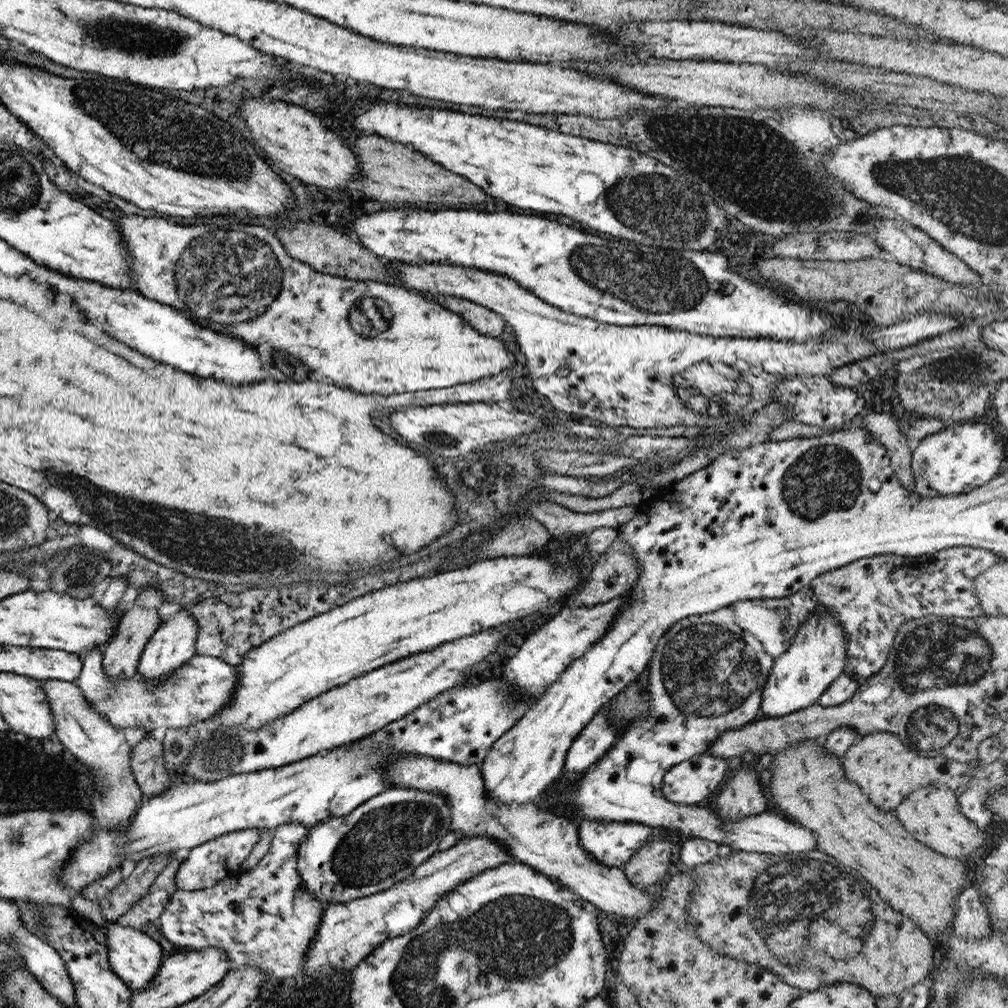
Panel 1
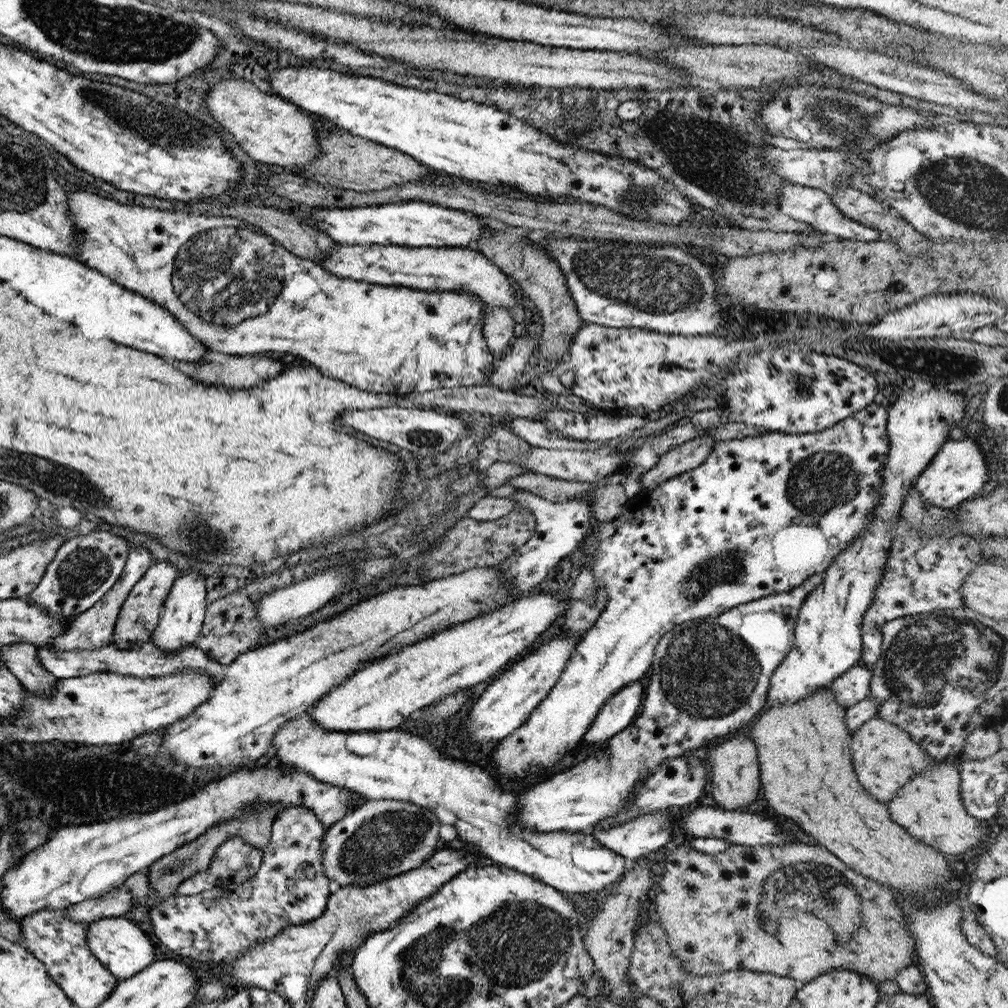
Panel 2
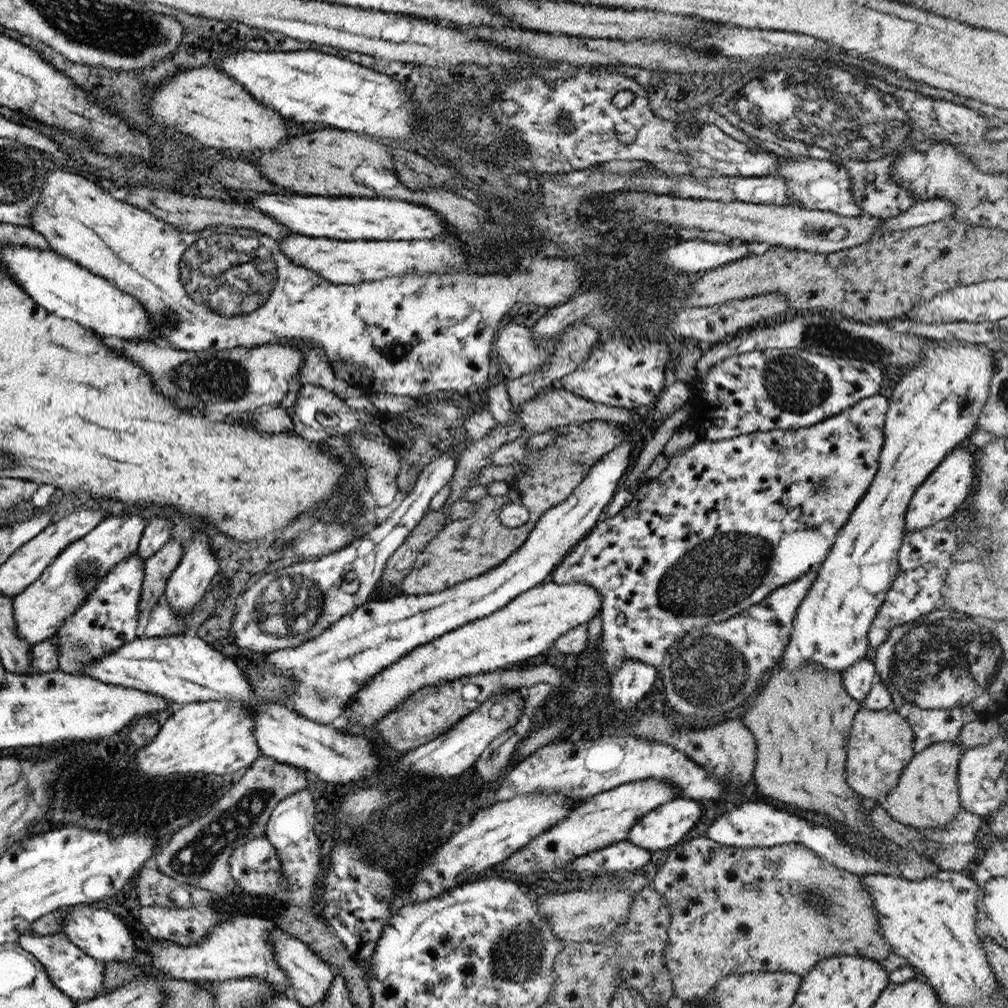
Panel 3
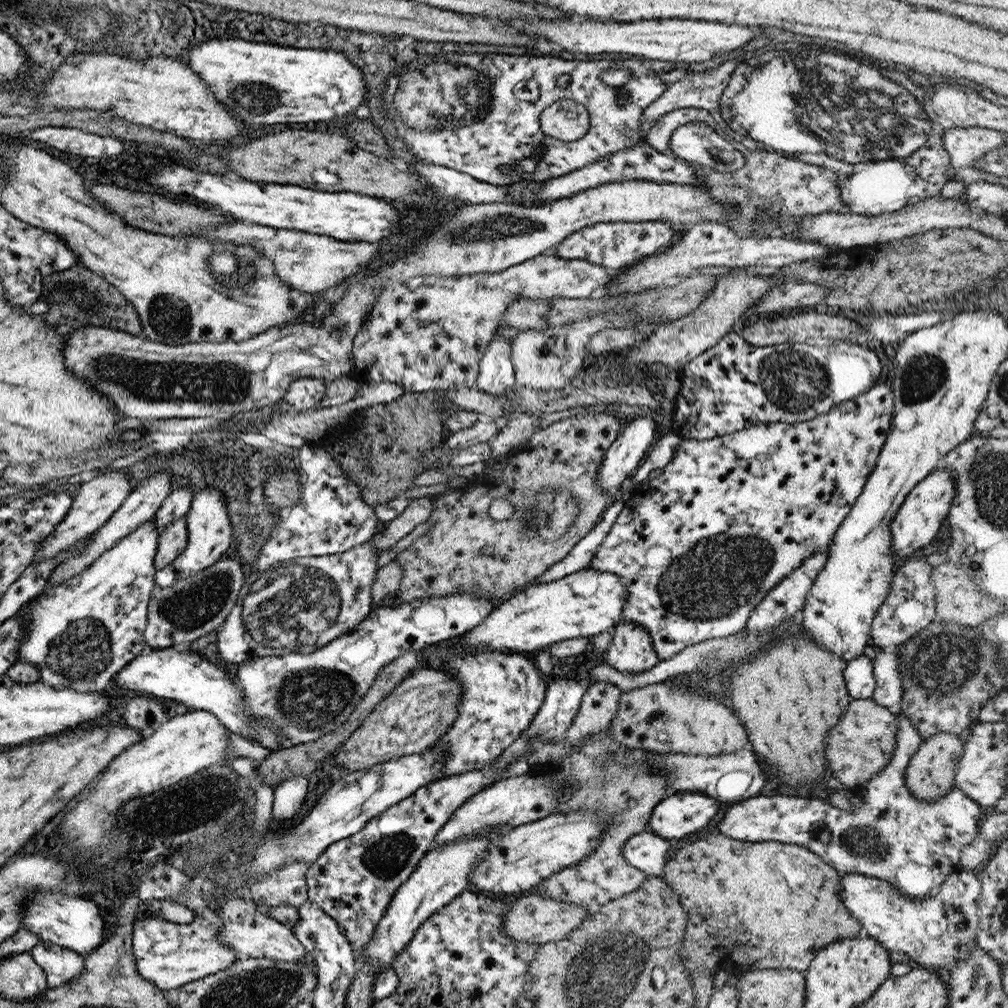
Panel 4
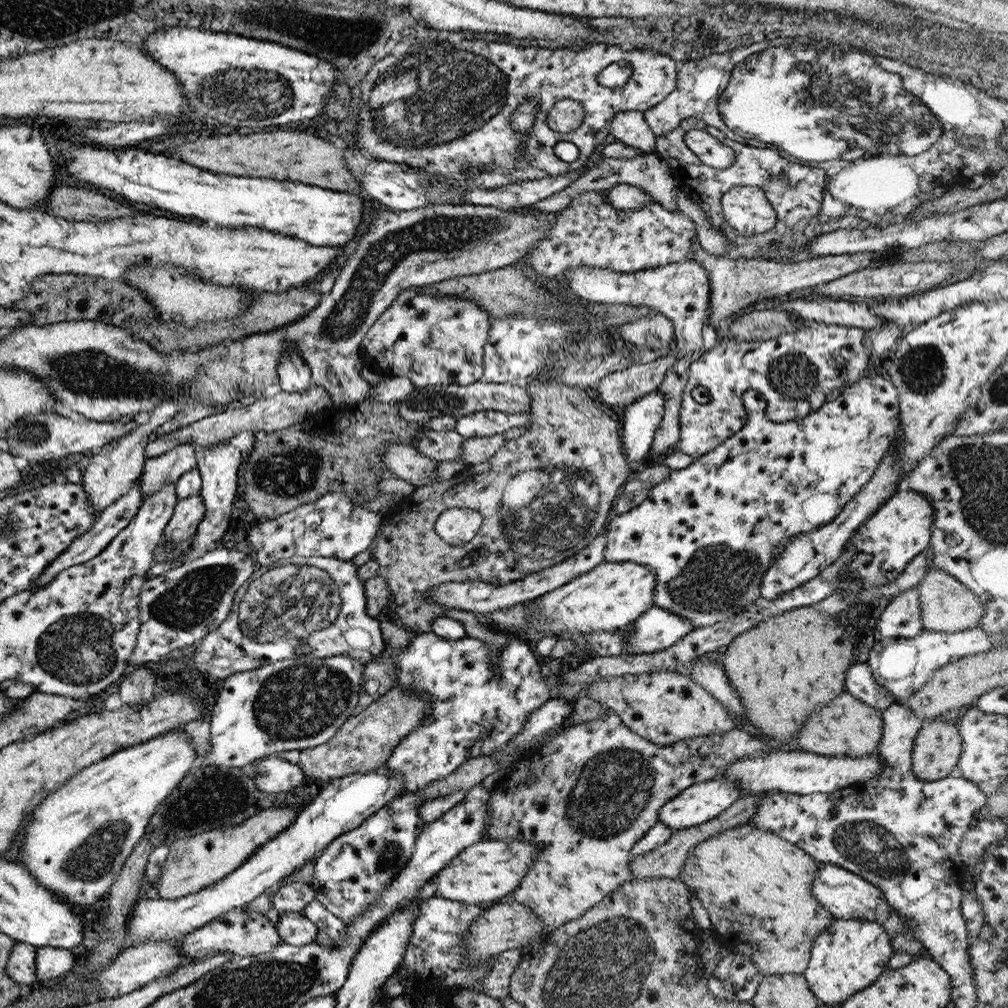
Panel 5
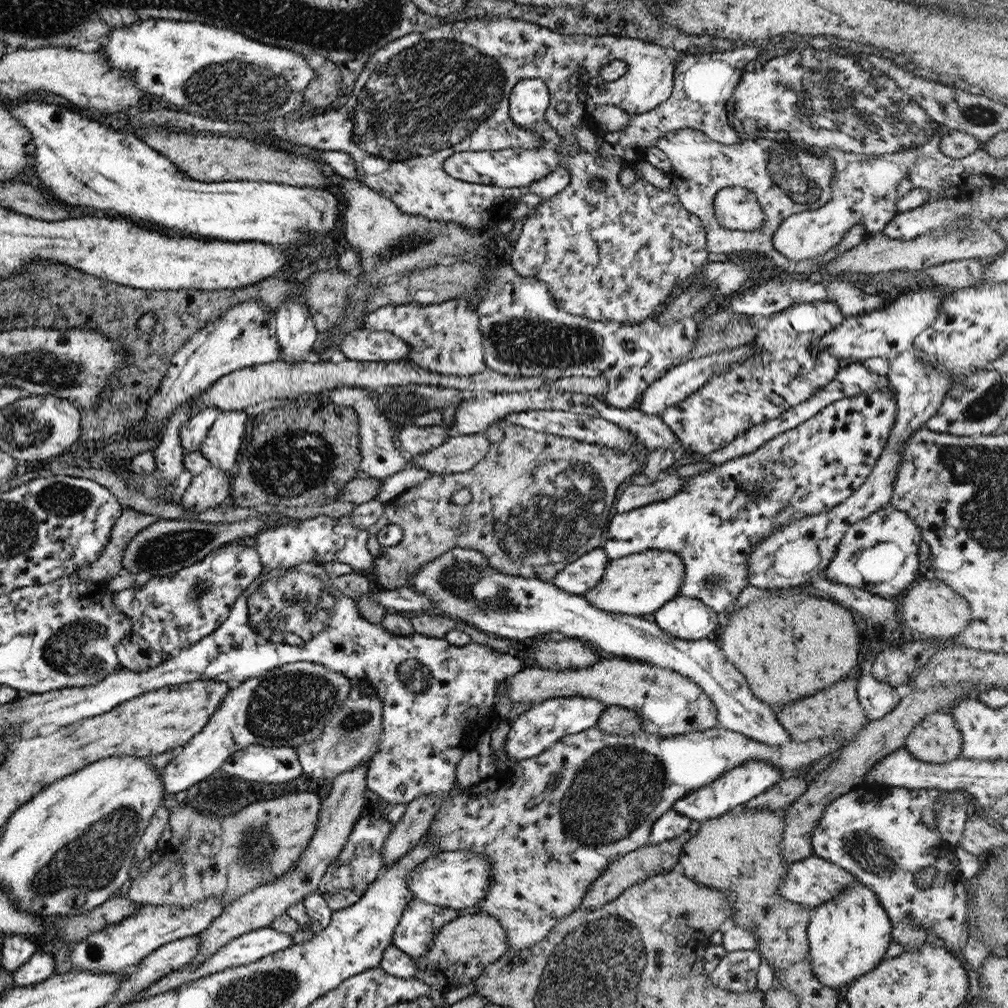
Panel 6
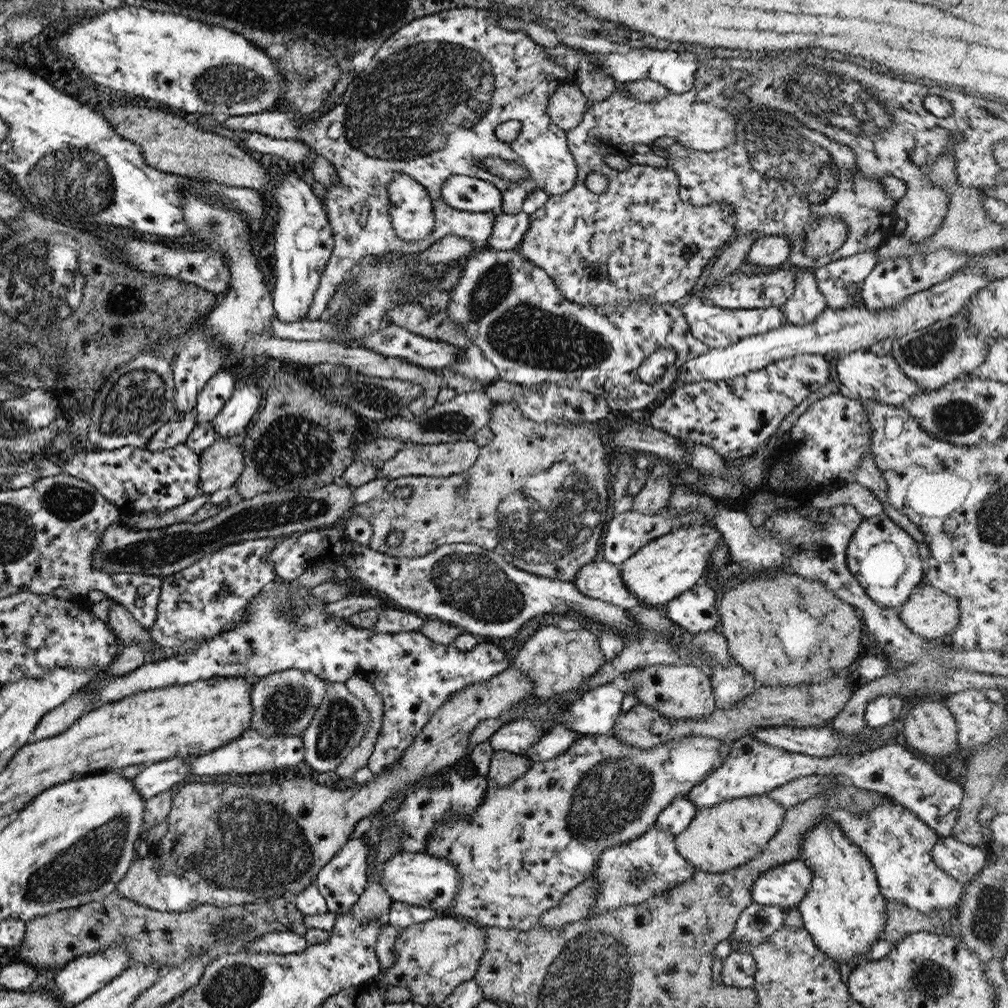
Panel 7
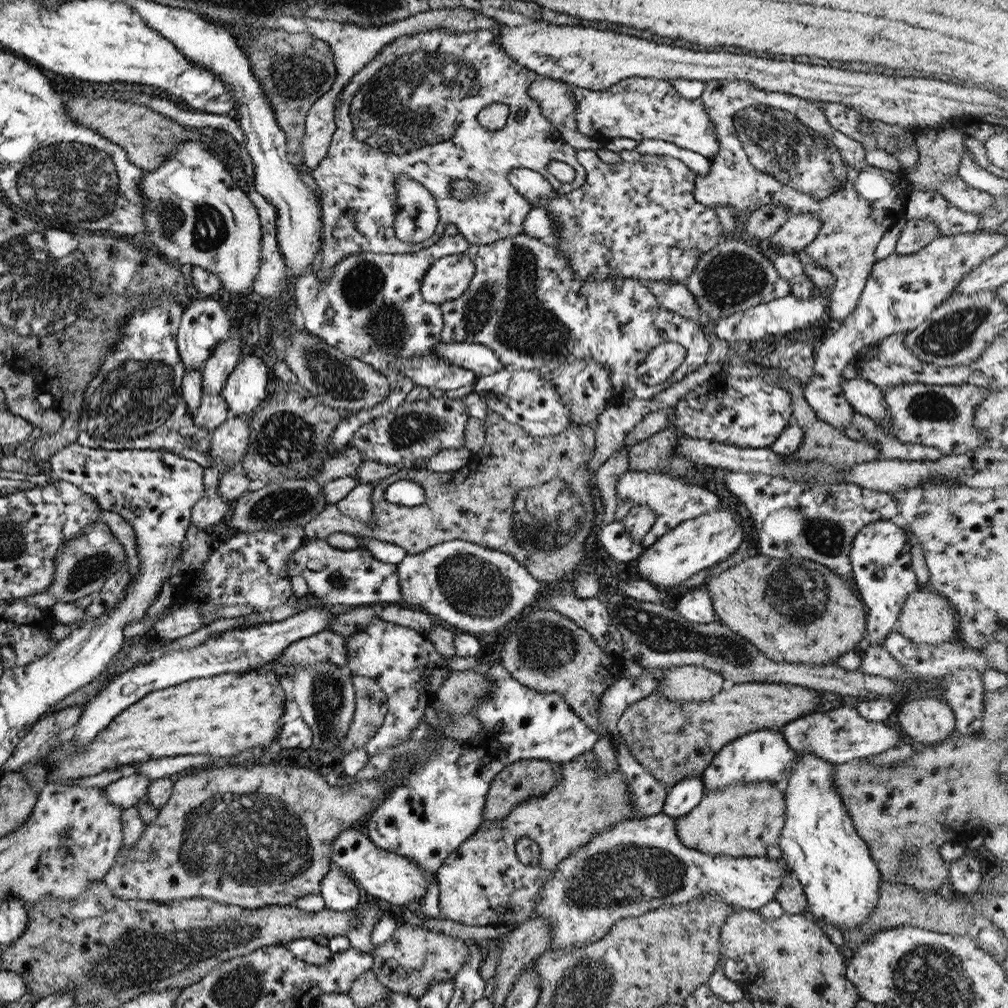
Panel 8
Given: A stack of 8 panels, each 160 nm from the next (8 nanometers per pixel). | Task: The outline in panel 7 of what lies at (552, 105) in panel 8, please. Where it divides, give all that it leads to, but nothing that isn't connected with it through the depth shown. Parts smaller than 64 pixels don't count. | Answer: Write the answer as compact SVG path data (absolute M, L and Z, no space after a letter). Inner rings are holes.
M576 84L558 86L548 98L547 114L555 126L569 131L581 123L588 100Z

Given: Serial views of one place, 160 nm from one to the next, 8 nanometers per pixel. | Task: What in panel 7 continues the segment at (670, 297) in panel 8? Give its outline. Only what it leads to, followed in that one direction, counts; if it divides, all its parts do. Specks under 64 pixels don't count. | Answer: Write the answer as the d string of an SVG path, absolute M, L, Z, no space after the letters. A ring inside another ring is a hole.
M689 296L677 301L677 304L680 306L682 315L687 321L691 336L696 337L709 349L723 348L737 342L739 339L758 335L784 324L784 318L779 306L729 310L713 306L699 297Z

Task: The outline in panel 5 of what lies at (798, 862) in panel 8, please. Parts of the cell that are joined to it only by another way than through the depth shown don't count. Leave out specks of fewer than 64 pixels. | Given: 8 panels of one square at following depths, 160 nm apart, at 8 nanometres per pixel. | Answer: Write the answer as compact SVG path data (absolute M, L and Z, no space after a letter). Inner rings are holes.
M834 918L825 930L814 936L802 976L818 1004L832 1006L873 985L888 967L892 952L889 935L878 922L862 918Z

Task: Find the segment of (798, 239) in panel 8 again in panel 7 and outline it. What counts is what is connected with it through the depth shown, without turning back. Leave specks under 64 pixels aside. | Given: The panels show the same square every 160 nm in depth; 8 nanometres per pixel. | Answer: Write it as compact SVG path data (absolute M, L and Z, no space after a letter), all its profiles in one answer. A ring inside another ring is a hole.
M782 234L761 236L753 241L744 258L751 266L784 266L790 251L790 242Z

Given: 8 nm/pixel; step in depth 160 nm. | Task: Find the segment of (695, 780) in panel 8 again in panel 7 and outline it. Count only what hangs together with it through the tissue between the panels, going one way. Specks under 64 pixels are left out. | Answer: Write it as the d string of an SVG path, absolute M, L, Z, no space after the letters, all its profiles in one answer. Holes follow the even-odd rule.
M682 794L659 812L655 822L656 828L669 832L675 837L685 830L685 827L693 820L695 813L696 808L688 802L686 794Z

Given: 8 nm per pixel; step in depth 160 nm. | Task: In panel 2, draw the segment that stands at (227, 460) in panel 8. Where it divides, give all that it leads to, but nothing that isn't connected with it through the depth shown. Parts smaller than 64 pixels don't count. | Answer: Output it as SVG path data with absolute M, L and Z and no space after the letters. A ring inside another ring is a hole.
M156 562L141 575L141 578L129 589L123 604L121 604L116 618L112 643L117 648L134 648L134 645L143 644L150 640L152 632L157 626L163 603L173 581L178 578L178 570L170 565L170 562Z

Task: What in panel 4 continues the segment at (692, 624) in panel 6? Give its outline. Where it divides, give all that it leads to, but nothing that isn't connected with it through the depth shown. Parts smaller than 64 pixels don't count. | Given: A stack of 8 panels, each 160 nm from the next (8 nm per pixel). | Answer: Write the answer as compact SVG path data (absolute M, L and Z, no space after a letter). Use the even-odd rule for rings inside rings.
M619 622L611 629L612 639L604 655L605 664L619 672L641 674L659 661L651 637L636 622Z

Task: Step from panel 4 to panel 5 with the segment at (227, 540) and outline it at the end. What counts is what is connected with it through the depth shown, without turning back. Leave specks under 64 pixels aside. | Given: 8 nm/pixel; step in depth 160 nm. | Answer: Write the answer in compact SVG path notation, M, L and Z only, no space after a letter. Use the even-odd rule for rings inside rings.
M222 440L217 444L204 446L203 457L196 462L196 468L200 475L199 497L203 498L204 513L195 530L194 536L191 538L190 545L178 557L165 561L164 563L152 563L146 570L146 579L163 574L167 569L177 568L186 561L192 561L195 556L207 552L207 548L211 544L215 544L221 540L221 537L227 528L231 514L231 503L233 498L237 496L237 482L239 481L237 468L241 464L240 450L235 448L228 440Z

